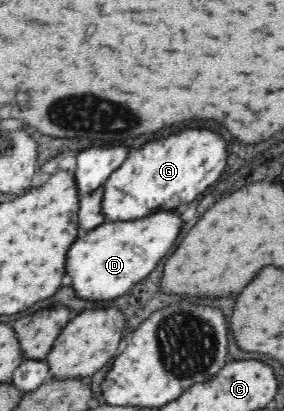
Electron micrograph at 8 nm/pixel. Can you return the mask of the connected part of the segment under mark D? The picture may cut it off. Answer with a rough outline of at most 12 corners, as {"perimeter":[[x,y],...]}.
{"perimeter":[[181,216],[106,220],[67,254],[85,300],[113,300],[175,246]]}

